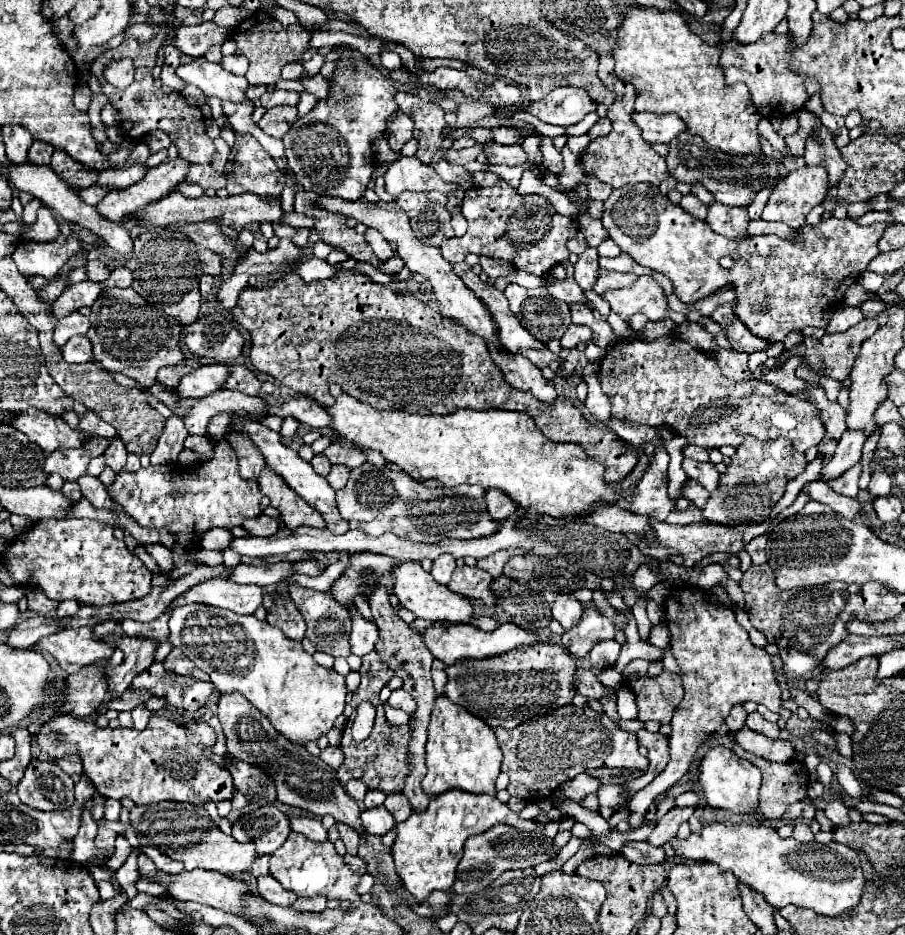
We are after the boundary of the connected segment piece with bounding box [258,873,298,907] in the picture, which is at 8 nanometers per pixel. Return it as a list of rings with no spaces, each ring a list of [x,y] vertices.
[[[270,873],[258,877],[258,895],[282,907],[290,907],[298,899],[292,891],[286,891]]]

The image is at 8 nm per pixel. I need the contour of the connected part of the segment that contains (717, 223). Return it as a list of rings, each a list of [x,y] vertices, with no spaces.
[[[712,203],[708,207],[706,223],[720,235],[728,239],[744,239],[748,237],[748,211],[744,207],[728,207],[722,203]]]

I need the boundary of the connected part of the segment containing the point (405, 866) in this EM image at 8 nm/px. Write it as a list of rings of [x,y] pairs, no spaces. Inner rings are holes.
[[[450,789],[436,797],[430,797],[430,805],[422,813],[412,813],[408,821],[402,821],[396,825],[398,837],[392,845],[392,857],[396,863],[396,873],[400,875],[404,887],[416,897],[416,901],[424,901],[430,891],[450,891],[454,883],[456,865],[462,859],[462,847],[468,837],[480,835],[486,829],[494,825],[510,825],[520,831],[539,831],[549,839],[556,836],[556,829],[546,827],[550,823],[536,823],[533,820],[526,820],[517,813],[512,813],[504,803],[500,803],[494,795],[482,793],[466,793],[462,789]]]

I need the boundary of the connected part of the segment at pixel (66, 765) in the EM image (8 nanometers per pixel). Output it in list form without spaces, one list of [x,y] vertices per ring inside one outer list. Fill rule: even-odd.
[[[74,755],[64,757],[64,759],[58,763],[58,766],[62,767],[62,771],[68,773],[68,775],[80,775],[80,773],[82,773],[82,763],[80,763],[80,759],[74,757]]]

